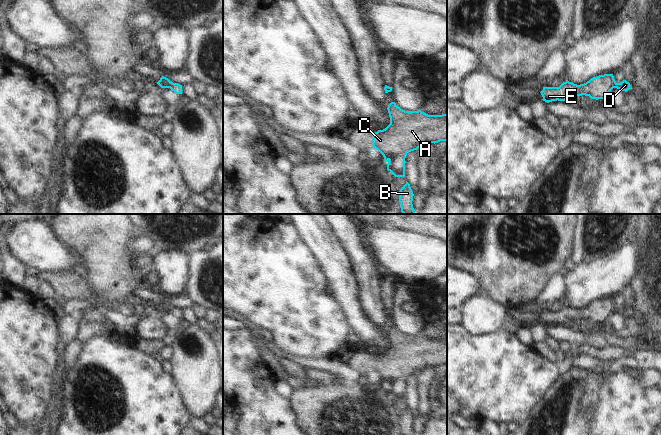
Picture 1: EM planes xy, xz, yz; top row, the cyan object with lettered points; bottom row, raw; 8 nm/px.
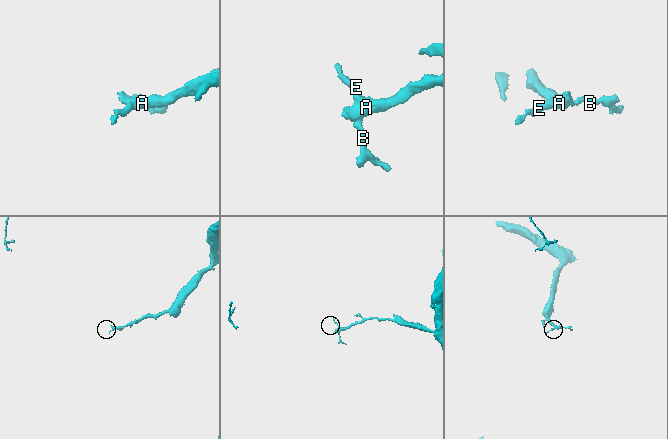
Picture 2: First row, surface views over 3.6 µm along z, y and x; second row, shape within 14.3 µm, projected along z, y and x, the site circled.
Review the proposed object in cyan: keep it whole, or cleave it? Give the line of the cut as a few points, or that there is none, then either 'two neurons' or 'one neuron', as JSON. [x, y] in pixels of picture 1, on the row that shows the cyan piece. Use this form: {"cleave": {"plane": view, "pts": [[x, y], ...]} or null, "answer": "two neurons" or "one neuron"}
{"cleave": {"plane": "xz", "pts": [[406, 153], [400, 153], [389, 160]]}, "answer": "two neurons"}

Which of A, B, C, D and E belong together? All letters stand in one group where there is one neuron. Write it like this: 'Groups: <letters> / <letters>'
Groups: A C E / B D.

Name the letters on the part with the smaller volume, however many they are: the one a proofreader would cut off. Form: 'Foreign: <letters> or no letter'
Foreign: B, D.

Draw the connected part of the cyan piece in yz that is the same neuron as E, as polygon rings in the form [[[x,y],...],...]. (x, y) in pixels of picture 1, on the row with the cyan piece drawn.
[[[604,74],[591,78],[584,84],[563,82],[559,87],[543,87],[540,92],[543,101],[565,101],[569,96],[589,96],[591,99],[604,99],[615,88],[616,81],[613,74]]]

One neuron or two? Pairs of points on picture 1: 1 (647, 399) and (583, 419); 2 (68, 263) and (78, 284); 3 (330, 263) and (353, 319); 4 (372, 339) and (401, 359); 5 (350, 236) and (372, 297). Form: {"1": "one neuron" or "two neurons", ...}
{"1": "two neurons", "2": "two neurons", "3": "one neuron", "4": "two neurons", "5": "one neuron"}

